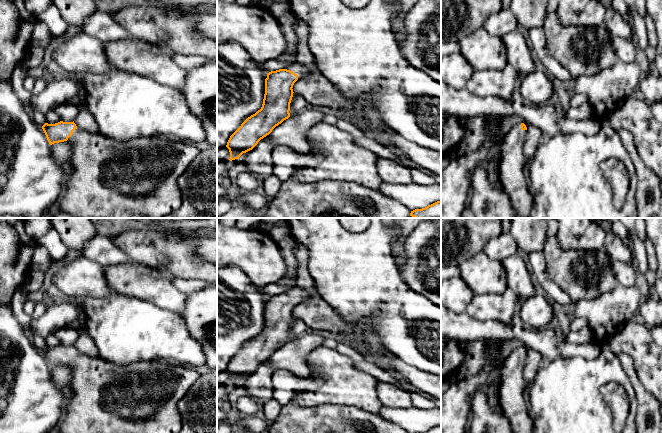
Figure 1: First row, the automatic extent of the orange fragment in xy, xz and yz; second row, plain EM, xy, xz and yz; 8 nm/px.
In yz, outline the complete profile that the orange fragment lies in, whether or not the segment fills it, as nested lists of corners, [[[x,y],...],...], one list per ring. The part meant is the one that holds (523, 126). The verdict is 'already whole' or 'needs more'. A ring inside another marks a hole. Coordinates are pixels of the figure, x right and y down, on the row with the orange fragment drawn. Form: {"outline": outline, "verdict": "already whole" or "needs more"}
{"outline": [[[524,123],[515,125],[504,137],[501,148],[501,160],[498,167],[498,185],[509,196],[516,215],[529,217],[533,206],[533,196],[524,176],[525,155],[523,152],[526,144],[526,130]]], "verdict": "needs more"}

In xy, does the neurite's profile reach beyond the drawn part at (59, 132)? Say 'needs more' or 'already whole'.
needs more

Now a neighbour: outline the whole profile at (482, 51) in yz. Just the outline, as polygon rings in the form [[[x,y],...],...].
[[[483,27],[459,41],[461,54],[477,70],[501,70],[508,65],[508,55],[501,37],[490,35]]]

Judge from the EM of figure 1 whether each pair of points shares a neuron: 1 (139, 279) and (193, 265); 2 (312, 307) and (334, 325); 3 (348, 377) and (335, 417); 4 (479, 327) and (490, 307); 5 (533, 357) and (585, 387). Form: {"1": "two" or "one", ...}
{"1": "two", "2": "one", "3": "two", "4": "two", "5": "two"}

